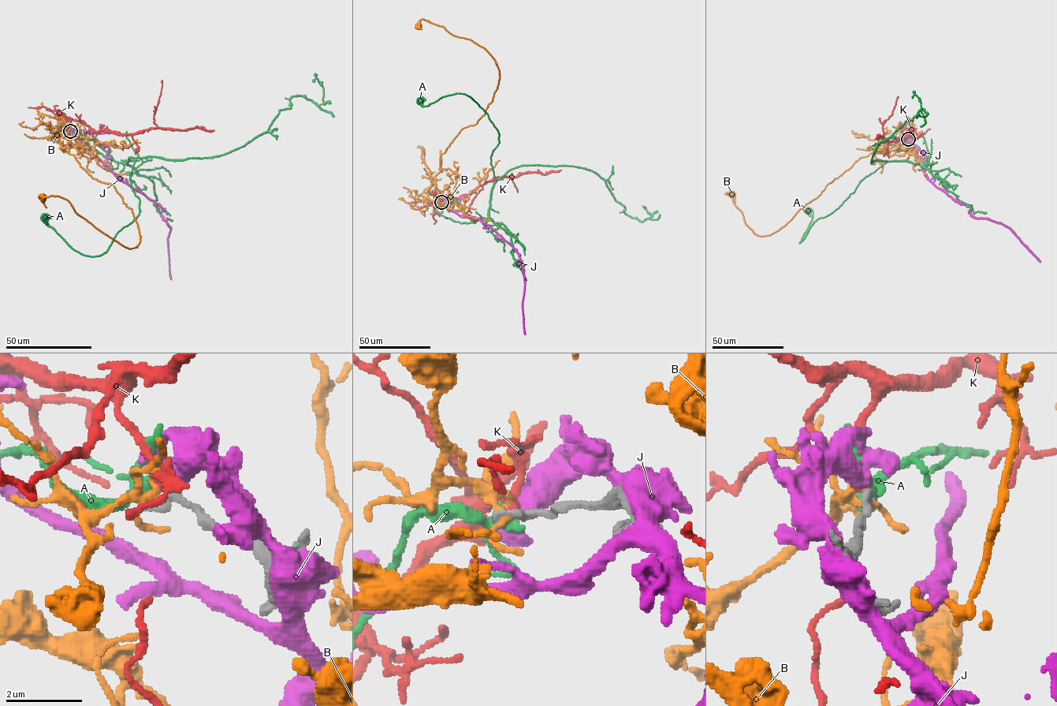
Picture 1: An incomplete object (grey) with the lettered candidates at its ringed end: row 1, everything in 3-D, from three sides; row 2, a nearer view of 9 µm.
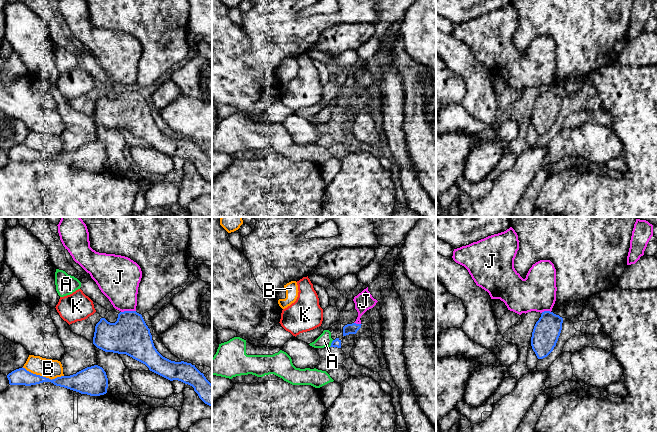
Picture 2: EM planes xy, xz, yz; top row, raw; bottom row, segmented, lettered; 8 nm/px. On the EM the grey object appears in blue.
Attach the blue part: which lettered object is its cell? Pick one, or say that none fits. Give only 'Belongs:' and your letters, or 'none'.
Belongs: K

